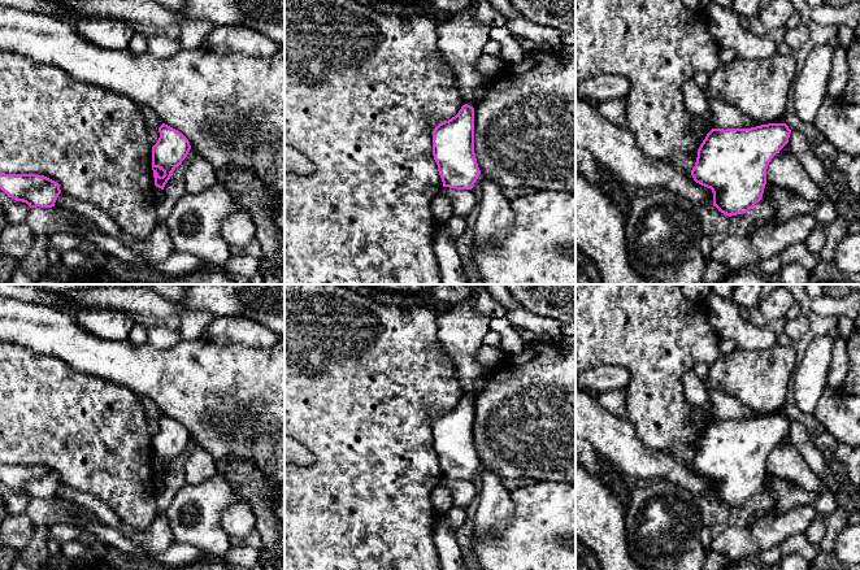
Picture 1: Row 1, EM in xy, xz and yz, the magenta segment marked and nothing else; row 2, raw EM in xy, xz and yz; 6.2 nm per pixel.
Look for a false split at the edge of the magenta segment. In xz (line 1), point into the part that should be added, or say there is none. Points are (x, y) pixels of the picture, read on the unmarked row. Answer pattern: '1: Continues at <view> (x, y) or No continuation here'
1: No continuation here

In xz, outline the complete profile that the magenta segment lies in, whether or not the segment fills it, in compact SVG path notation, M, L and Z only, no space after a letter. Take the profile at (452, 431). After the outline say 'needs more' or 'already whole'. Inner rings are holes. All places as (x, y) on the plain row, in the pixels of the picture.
M464 395L459 404L433 422L433 447L443 478L472 480L481 461L474 444L474 399Z | already whole

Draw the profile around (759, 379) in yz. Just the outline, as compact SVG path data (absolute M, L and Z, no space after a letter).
M774 344L766 349L737 348L730 354L721 354L708 370L707 390L722 390L751 409L756 417L773 414L786 404L791 373L795 367L796 351L792 345Z

